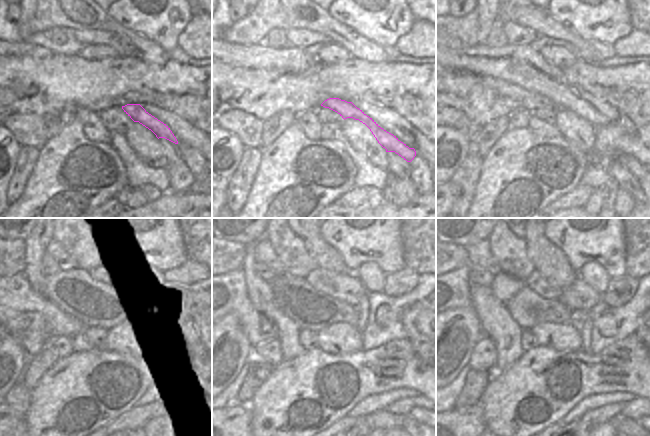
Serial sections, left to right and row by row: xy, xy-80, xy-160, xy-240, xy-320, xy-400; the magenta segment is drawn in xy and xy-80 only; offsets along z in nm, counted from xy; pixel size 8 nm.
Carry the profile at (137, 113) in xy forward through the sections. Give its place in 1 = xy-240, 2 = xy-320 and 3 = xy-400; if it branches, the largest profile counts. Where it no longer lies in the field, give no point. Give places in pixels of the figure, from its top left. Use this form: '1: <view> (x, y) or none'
1: xy-240 (10, 302)
2: xy-320 (232, 298)
3: xy-400 (456, 286)

